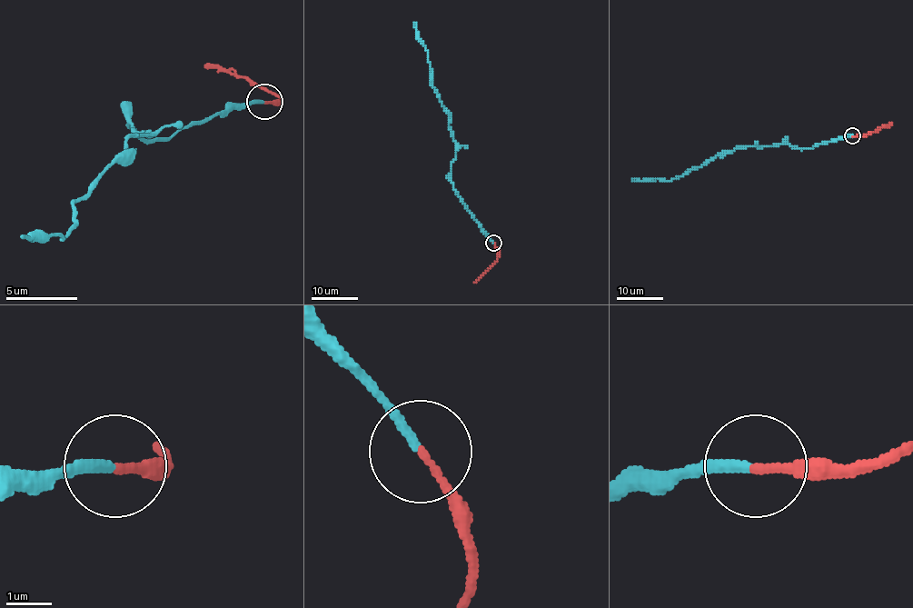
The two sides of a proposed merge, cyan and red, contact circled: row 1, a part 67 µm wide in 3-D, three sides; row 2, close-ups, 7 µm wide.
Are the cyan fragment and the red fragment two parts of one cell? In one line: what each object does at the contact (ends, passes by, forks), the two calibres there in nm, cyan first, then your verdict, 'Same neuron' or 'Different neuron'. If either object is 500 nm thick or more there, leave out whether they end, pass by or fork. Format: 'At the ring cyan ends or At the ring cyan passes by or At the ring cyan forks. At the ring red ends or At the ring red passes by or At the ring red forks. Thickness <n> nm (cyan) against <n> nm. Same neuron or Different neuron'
At the ring cyan ends. At the ring red ends. Thickness 200 nm (cyan) against 180 nm. Same neuron

